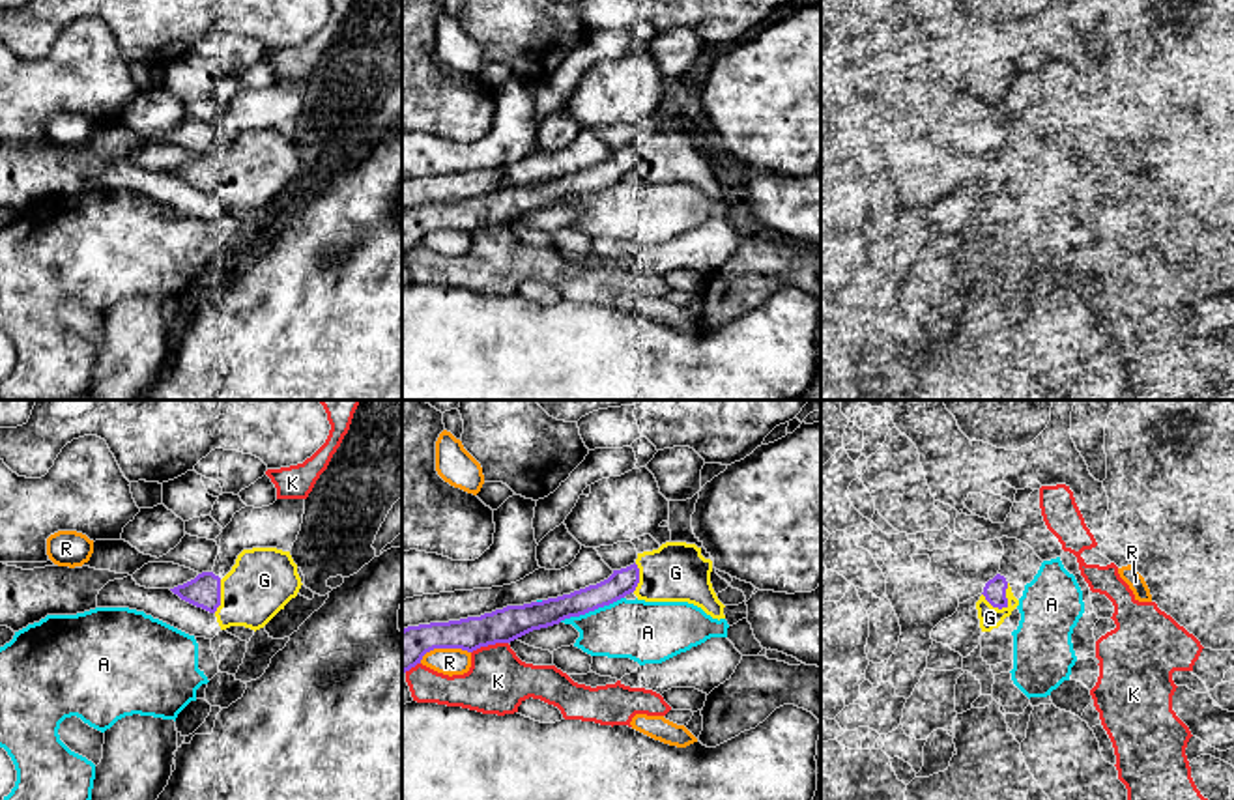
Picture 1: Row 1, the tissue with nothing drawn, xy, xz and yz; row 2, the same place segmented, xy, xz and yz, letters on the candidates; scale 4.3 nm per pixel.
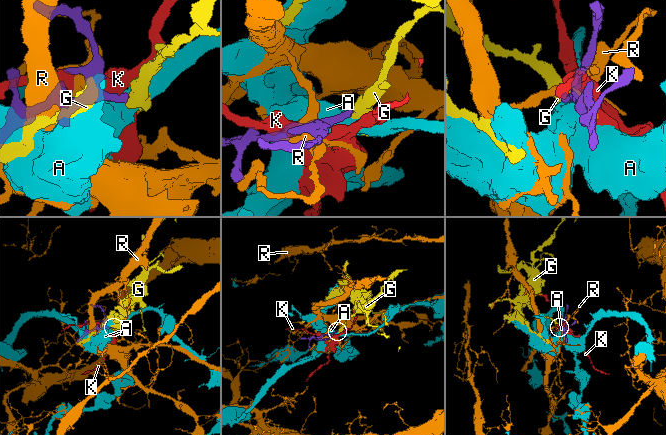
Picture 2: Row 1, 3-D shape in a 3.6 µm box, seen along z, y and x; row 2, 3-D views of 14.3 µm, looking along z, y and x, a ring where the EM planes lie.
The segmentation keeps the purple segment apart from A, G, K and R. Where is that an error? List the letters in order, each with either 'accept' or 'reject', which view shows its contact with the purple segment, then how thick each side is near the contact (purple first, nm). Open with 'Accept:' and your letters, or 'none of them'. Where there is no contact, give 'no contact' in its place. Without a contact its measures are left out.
Accept: G
A: reject; meets purple in xz; 120 nm thick on the purple side, 260 nm on the other
G: accept; meets purple in yz; 100 nm thick on the purple side, 100 nm on the other
K: reject; meets purple in xz; 150 nm thick on the purple side, 280 nm on the other
R: reject; meets purple in xz; 180 nm thick on the purple side, 110 nm on the other

